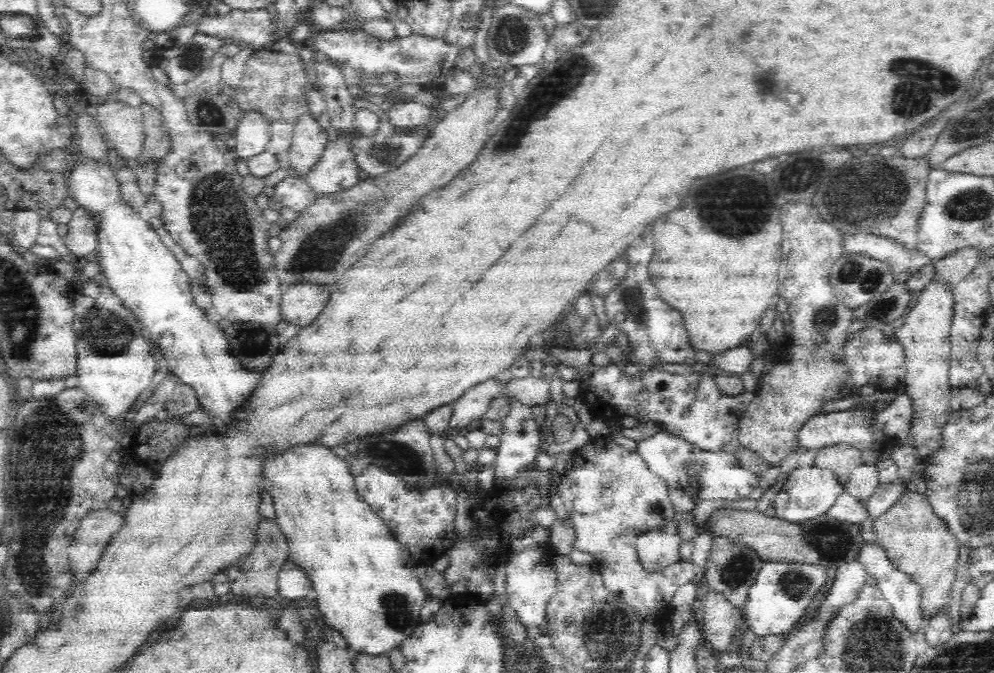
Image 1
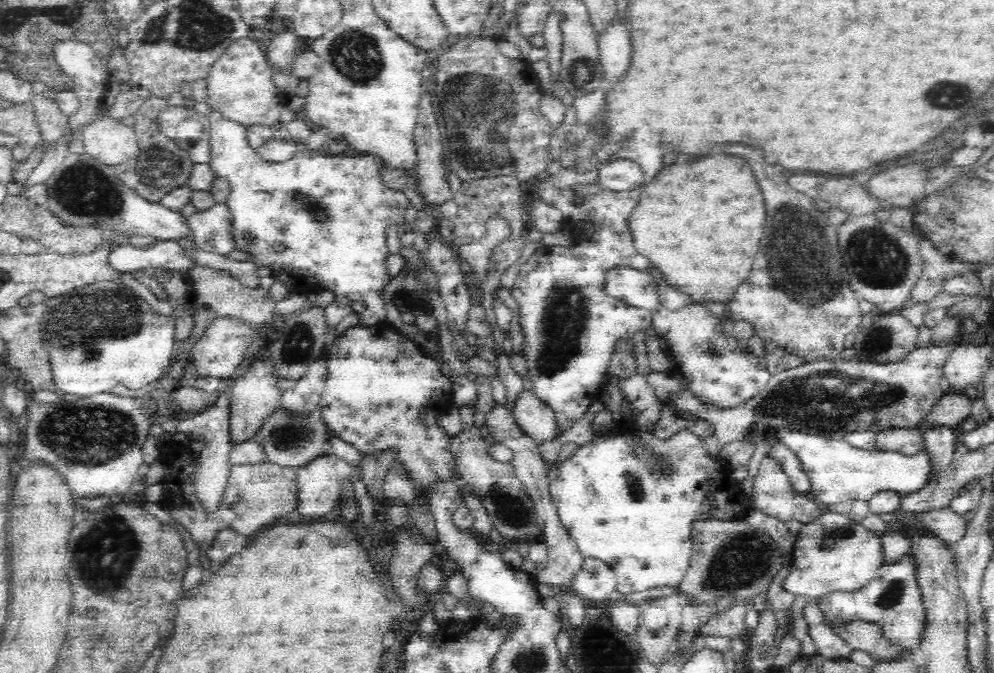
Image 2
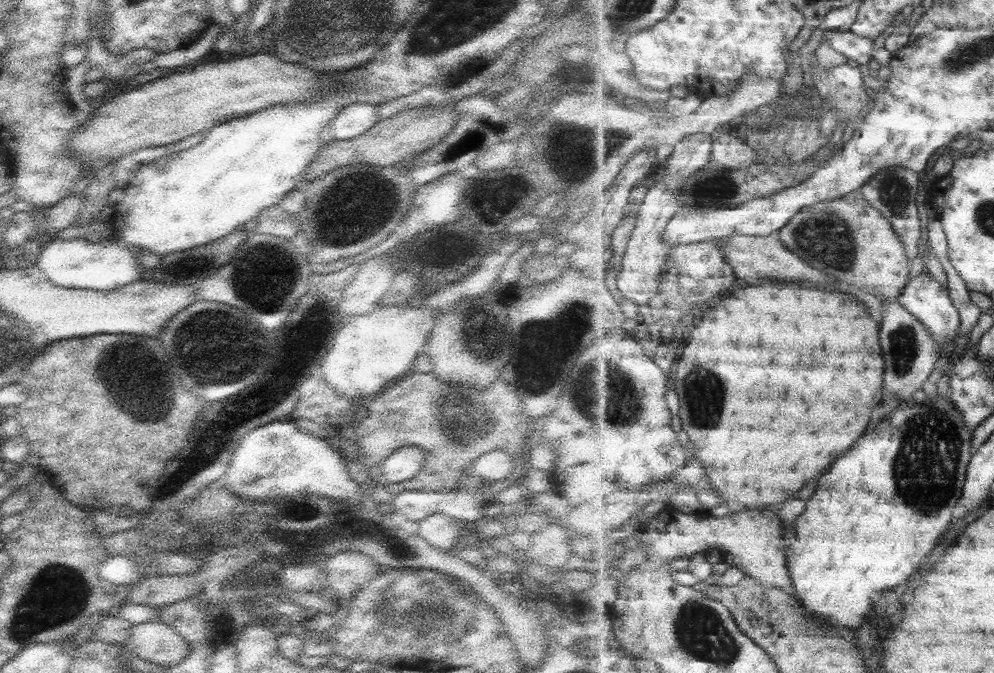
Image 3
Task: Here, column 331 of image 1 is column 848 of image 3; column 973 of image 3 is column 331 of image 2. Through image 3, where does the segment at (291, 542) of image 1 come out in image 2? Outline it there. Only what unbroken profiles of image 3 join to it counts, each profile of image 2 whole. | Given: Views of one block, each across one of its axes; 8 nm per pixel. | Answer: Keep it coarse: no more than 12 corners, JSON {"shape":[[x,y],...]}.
{"shape":[[282,406],[252,436],[265,462],[296,470],[332,453],[321,415]]}

